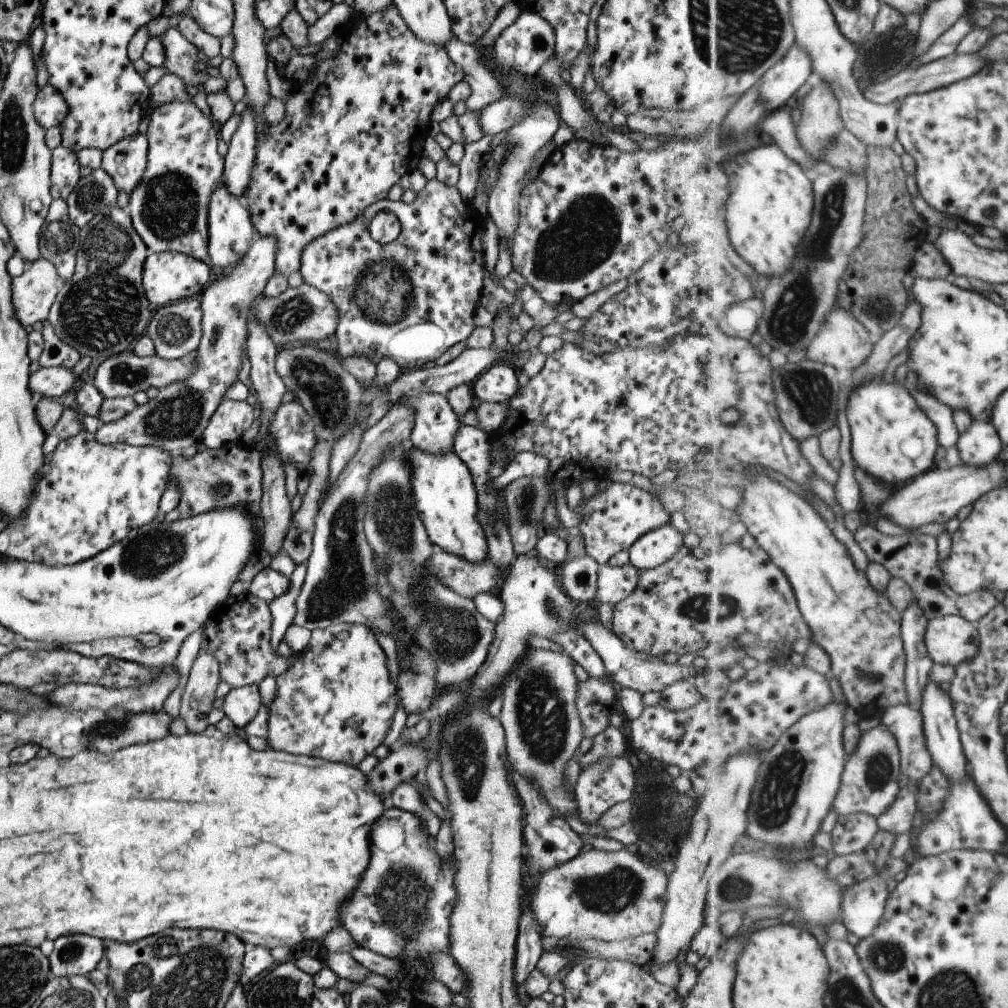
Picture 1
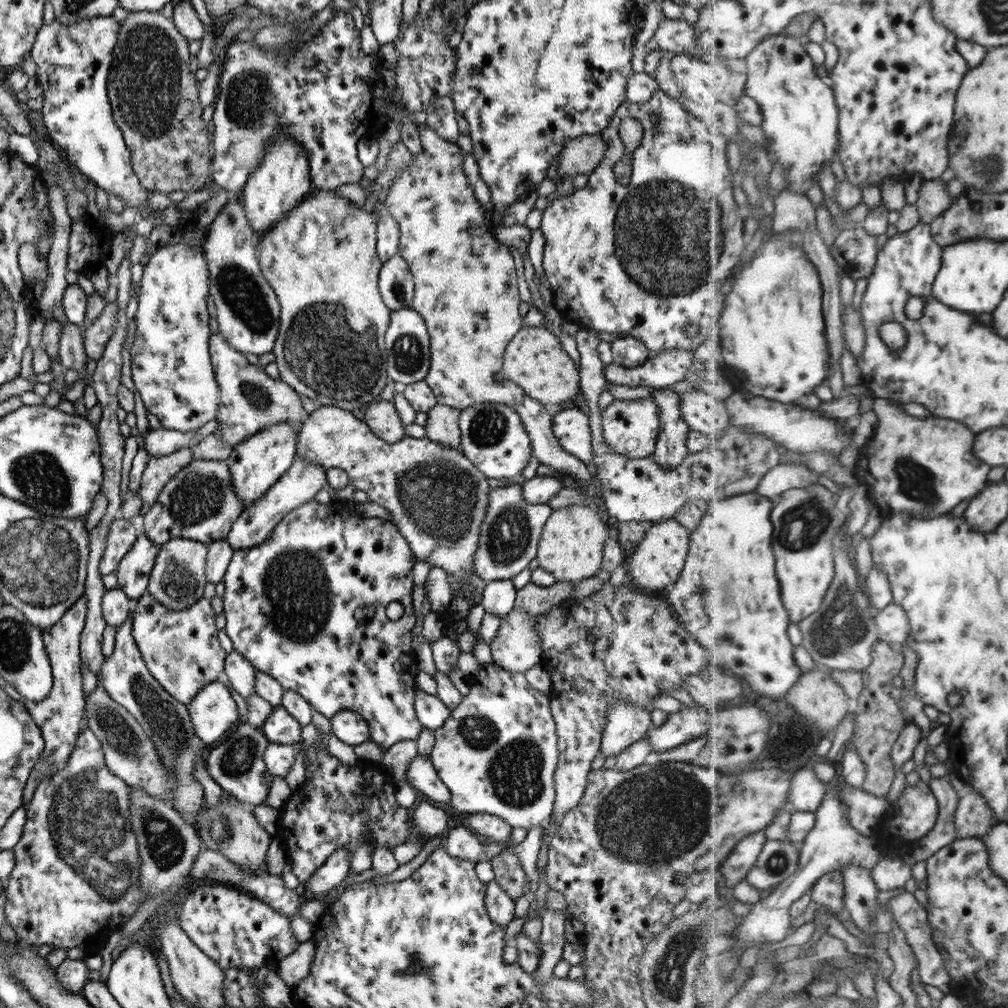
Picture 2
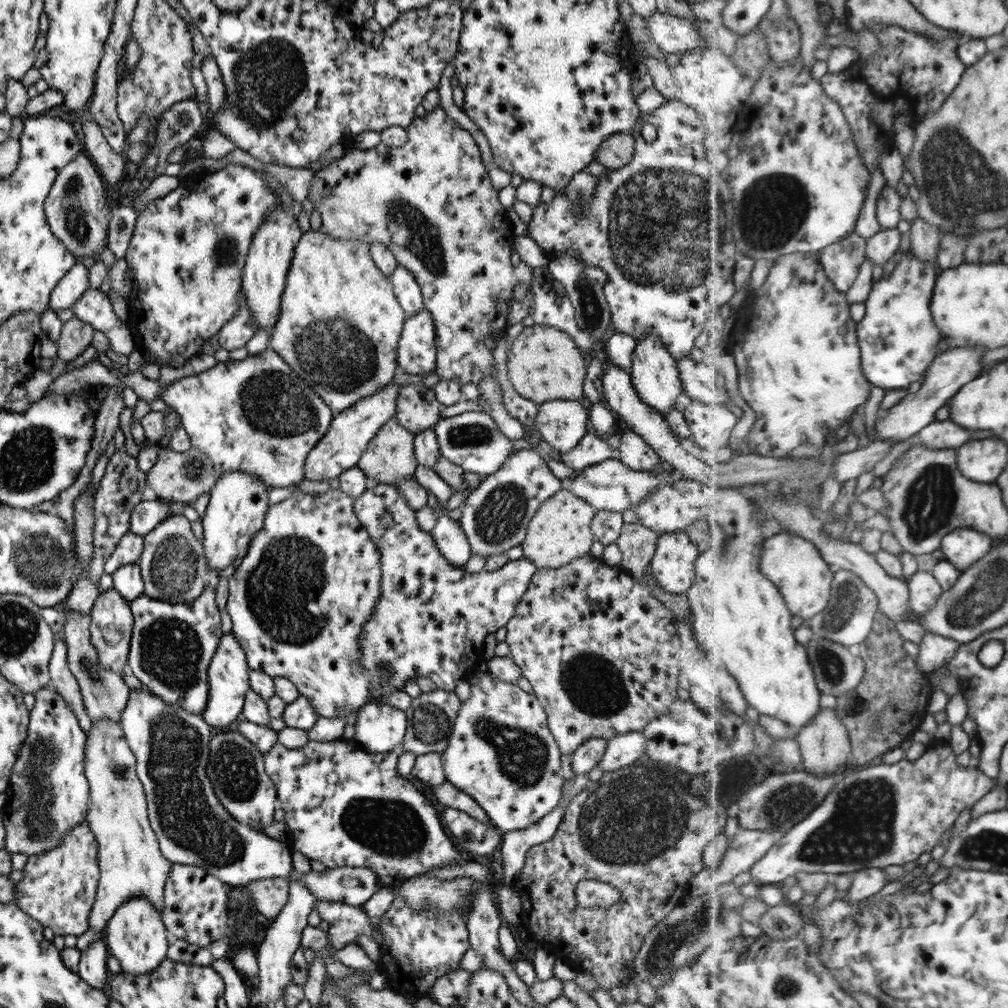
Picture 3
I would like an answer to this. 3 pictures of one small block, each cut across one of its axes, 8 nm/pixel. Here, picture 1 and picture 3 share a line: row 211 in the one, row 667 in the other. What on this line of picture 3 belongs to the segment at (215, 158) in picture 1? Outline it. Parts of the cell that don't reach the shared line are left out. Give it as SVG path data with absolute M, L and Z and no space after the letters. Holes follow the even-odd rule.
M206 586L202 592L202 595L199 598L196 598L192 603L166 603L158 601L155 598L150 598L148 596L142 595L136 600L129 602L129 606L134 618L133 621L133 631L131 634L131 642L129 647L129 656L128 664L132 668L134 676L140 680L143 684L143 687L148 689L152 694L158 695L162 698L164 702L176 704L181 708L184 708L189 714L194 714L196 716L202 716L206 706L208 705L208 678L207 670L214 657L214 654L217 652L220 640L223 638L224 634L222 633L221 627L221 614L217 609L215 604L215 590Z

